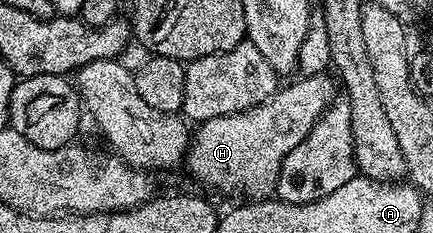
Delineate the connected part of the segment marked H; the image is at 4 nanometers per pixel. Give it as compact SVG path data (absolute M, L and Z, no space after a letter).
M327 73L300 76L299 81L292 85L284 84L270 101L243 113L230 113L202 122L190 138L185 166L201 184L211 189L224 189L227 193L239 193L243 189L247 196L244 198L270 198L274 194L285 155L289 155L289 151L293 151L293 147L309 135L315 121L336 96L336 82L331 82L329 78Z

